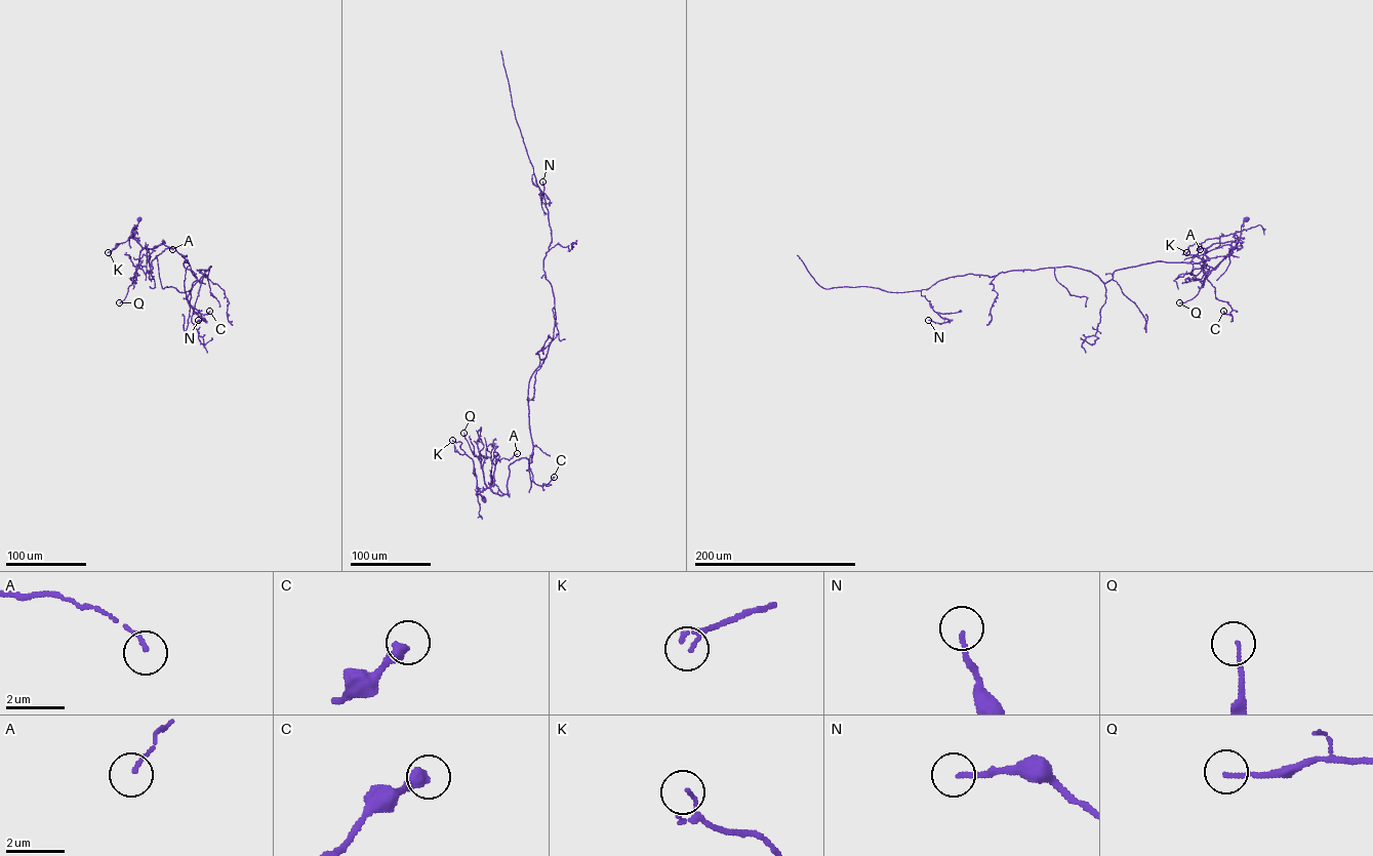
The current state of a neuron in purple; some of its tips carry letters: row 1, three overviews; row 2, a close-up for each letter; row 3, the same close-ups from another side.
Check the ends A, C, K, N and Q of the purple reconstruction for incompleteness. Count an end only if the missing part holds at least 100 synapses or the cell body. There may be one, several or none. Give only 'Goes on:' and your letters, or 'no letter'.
Goes on: no letter

